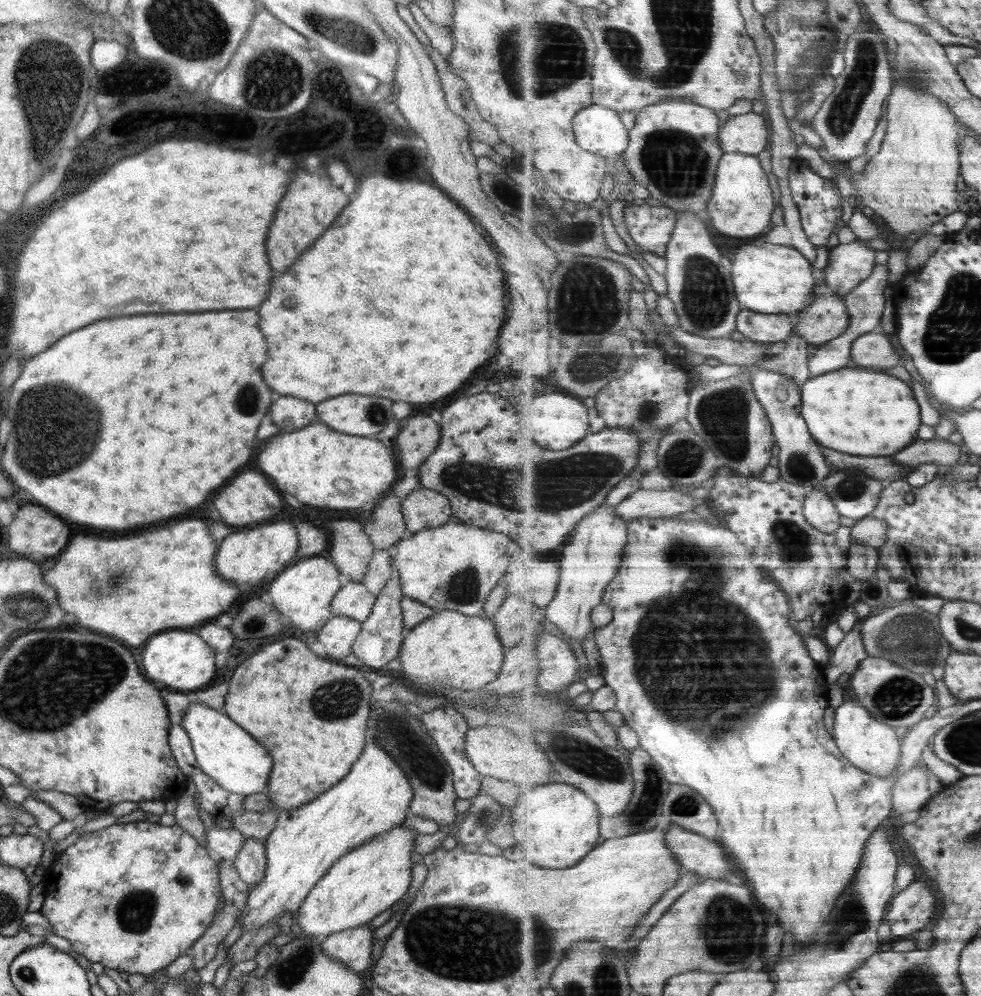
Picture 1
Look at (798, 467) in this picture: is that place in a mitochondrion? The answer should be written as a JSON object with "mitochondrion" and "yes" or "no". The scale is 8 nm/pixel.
{"mitochondrion":"yes"}

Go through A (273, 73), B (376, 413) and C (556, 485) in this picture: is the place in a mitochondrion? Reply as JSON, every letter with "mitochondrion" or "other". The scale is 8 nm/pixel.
{"A":"mitochondrion","B":"mitochondrion","C":"mitochondrion"}

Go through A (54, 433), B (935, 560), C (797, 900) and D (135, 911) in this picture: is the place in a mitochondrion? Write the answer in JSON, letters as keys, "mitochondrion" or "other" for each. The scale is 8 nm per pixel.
{"A":"mitochondrion","B":"other","C":"other","D":"mitochondrion"}

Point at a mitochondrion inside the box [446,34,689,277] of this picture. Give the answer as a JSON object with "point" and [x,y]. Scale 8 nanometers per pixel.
{"point":[579,233]}

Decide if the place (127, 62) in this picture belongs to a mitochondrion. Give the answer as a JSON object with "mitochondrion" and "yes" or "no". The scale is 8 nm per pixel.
{"mitochondrion":"no"}

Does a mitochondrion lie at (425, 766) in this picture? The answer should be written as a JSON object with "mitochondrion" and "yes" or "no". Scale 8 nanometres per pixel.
{"mitochondrion":"yes"}

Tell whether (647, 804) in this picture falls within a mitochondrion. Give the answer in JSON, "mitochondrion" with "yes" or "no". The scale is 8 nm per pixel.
{"mitochondrion":"yes"}

